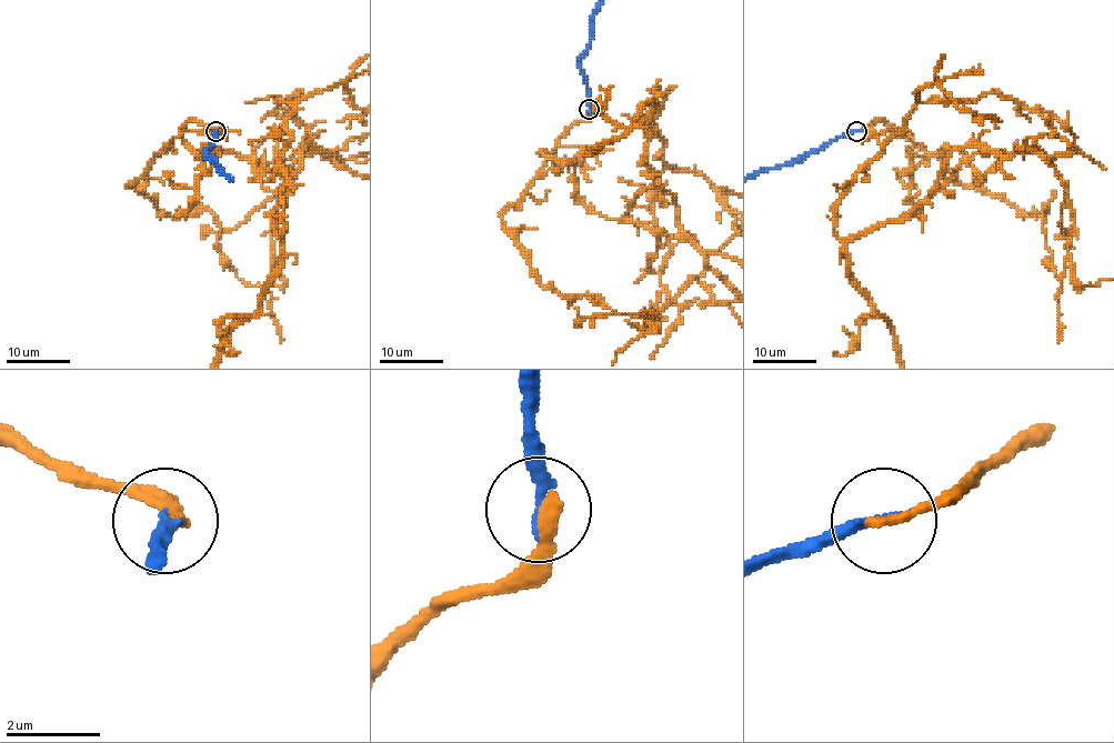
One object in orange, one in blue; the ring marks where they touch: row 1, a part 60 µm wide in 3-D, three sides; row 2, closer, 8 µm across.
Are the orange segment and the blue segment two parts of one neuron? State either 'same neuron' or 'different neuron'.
same neuron

